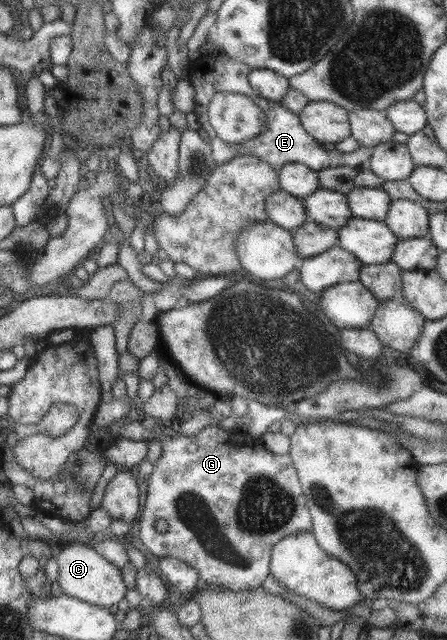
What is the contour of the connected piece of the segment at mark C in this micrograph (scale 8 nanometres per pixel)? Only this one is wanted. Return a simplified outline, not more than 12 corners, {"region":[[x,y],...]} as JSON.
{"region":[[58,543],[62,594],[106,609],[128,588],[89,544]]}

